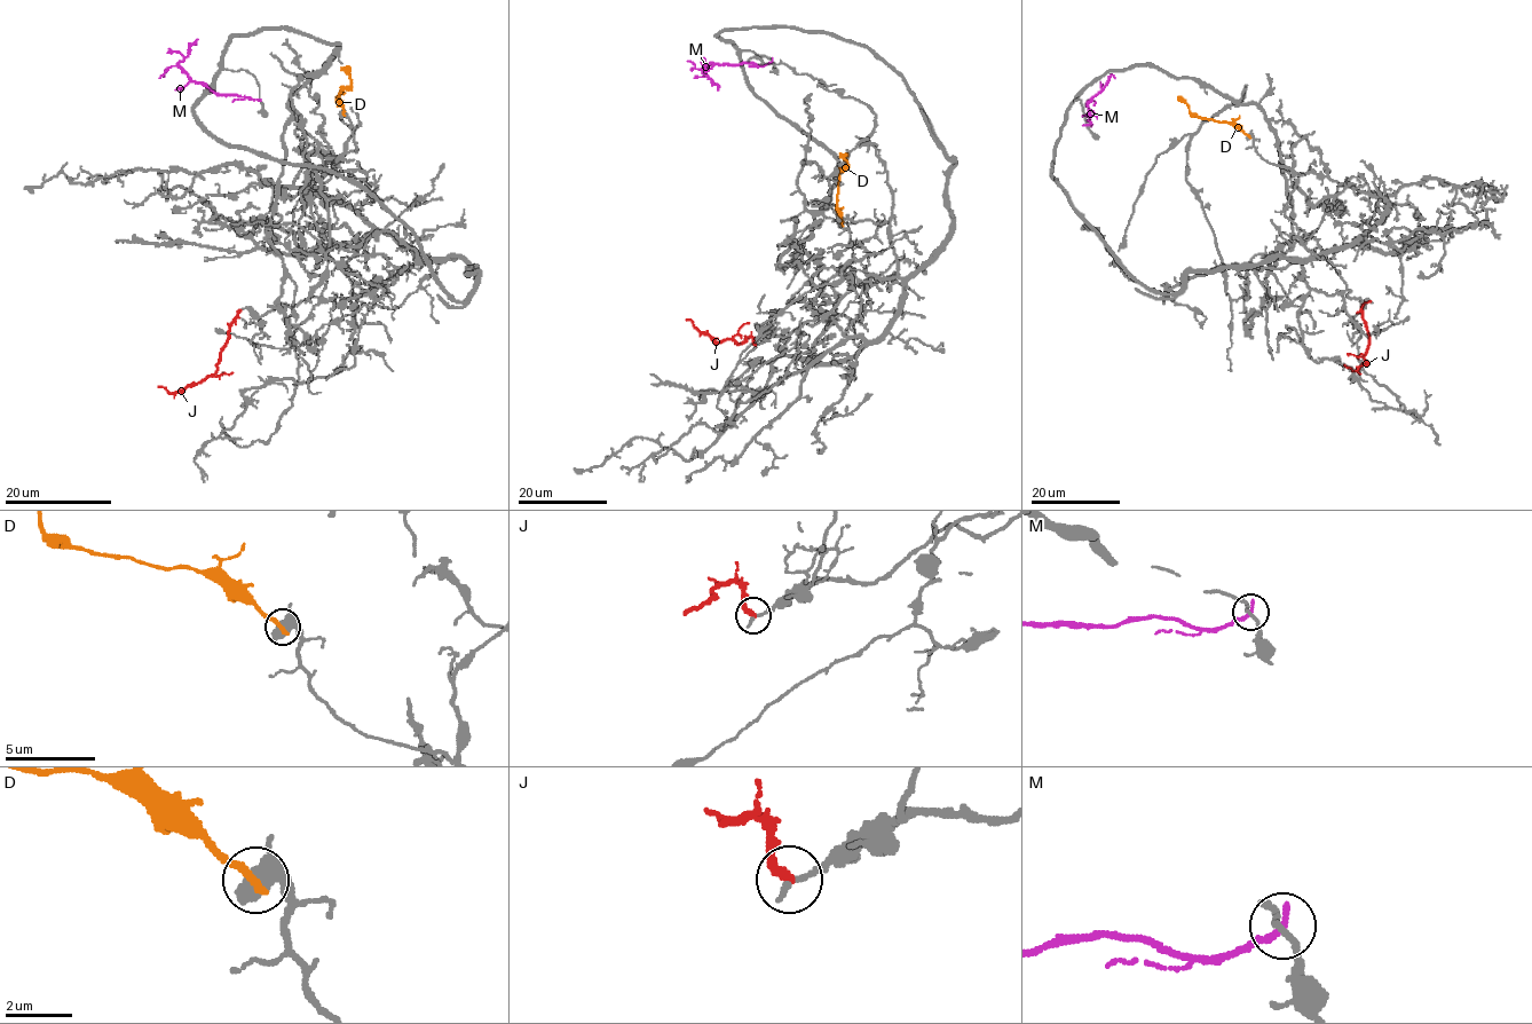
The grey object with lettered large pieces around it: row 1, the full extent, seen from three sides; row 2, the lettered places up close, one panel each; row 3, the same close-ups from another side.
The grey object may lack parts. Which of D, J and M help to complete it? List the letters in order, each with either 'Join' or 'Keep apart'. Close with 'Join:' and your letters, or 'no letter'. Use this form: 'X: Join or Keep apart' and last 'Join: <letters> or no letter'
D: Keep apart
J: Keep apart
M: Keep apart
Join: no letter

